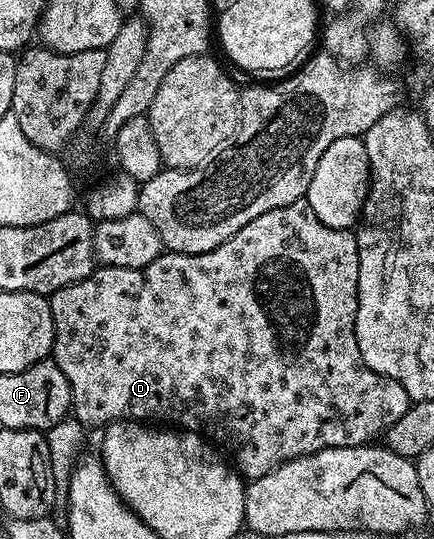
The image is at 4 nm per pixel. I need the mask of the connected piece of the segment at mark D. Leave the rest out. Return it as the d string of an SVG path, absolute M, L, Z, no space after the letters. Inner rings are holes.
M307 201L282 205L278 209L270 209L270 213L262 213L262 217L254 217L254 221L242 225L242 229L238 229L238 233L234 233L229 239L222 241L222 245L218 245L206 253L198 253L197 255L161 253L154 261L150 261L150 265L139 267L138 269L97 266L92 274L86 276L82 281L71 283L54 292L50 296L50 302L52 305L52 316L54 317L54 345L52 346L51 358L58 365L58 369L62 369L62 373L66 373L66 381L70 385L70 393L72 394L70 411L84 428L92 429L92 427L97 427L97 429L103 429L109 423L118 419L131 419L133 421L160 421L156 419L169 419L172 422L169 424L175 425L177 428L186 431L195 431L203 435L205 439L211 441L217 448L223 449L226 455L226 450L228 450L229 456L227 455L227 458L234 464L235 470L239 471L241 476L248 481L270 473L275 467L282 466L287 459L297 459L303 455L318 453L322 449L330 449L331 447L362 447L371 444L373 441L379 440L376 439L379 435L381 438L381 436L387 433L390 425L394 425L394 421L398 421L398 417L402 417L402 413L406 413L406 409L410 406L406 389L402 389L402 385L398 385L398 381L394 381L382 373L374 373L374 369L370 369L370 365L366 365L366 361L362 361L362 353L358 349L358 341L356 340L358 245L356 244L355 234L351 230L343 231L342 229L334 229L330 225L322 225L322 221L318 221L318 217L314 217L314 209L310 209Z

